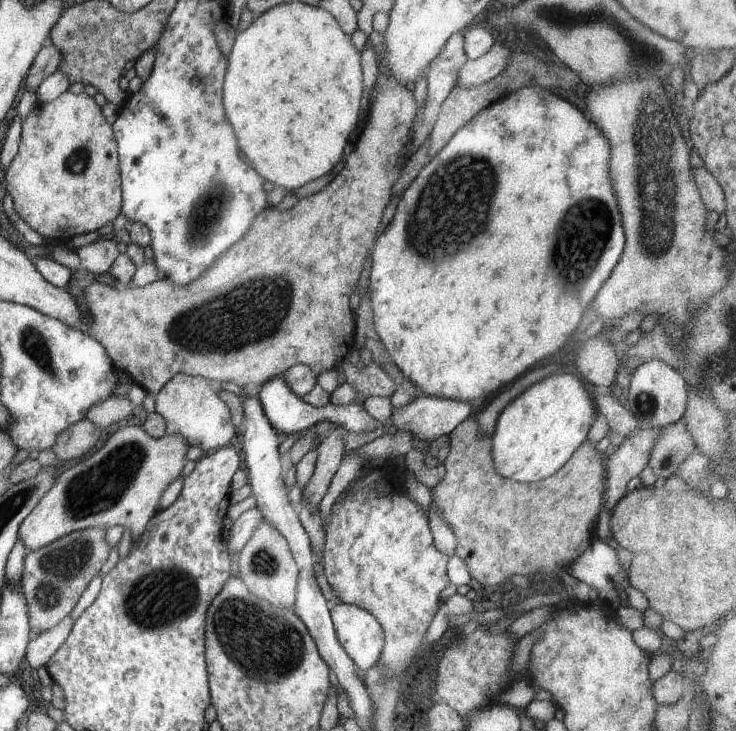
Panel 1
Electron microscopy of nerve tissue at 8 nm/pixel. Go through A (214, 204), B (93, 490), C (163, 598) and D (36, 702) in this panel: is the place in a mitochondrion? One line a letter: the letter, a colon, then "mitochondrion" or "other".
A: mitochondrion
B: mitochondrion
C: mitochondrion
D: other

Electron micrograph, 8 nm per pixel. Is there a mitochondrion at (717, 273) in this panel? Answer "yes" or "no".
no

